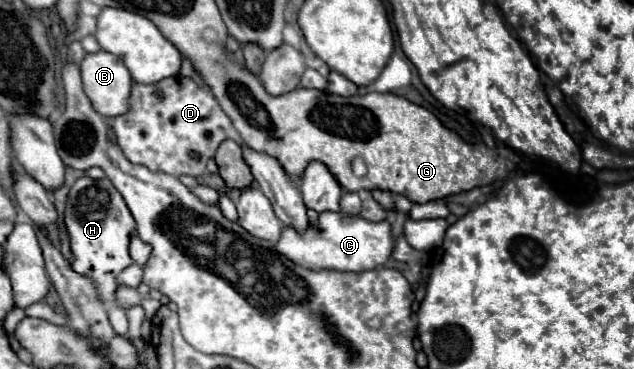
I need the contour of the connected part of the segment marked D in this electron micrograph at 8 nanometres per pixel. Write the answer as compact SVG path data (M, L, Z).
M181 75L179 79L169 77L153 85L133 83L131 111L113 119L115 143L131 163L143 165L153 173L201 177L207 171L209 159L215 157L217 147L229 137L229 129L233 127L227 113L209 93L193 79Z

